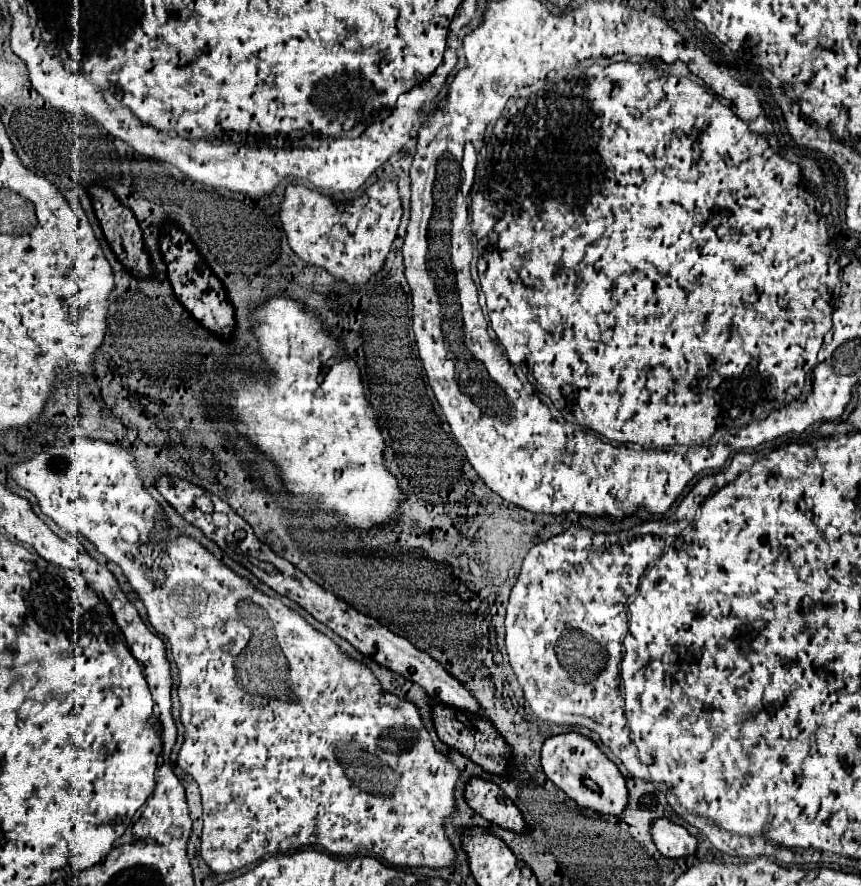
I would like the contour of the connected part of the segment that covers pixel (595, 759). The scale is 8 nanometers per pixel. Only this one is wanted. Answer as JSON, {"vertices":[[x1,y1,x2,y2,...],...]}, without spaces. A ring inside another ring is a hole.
{"vertices":[[576,731,550,735,542,745,540,761,546,777,554,785,558,785,570,799,574,799,580,807,588,807,610,815,620,815,622,807,626,807,628,791,624,777,590,737]]}

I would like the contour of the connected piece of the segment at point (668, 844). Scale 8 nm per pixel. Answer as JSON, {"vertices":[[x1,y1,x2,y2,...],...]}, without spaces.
{"vertices":[[668,817,654,819,650,825,654,845,664,857,686,857,696,851,696,837,692,837,682,825,670,821]]}

